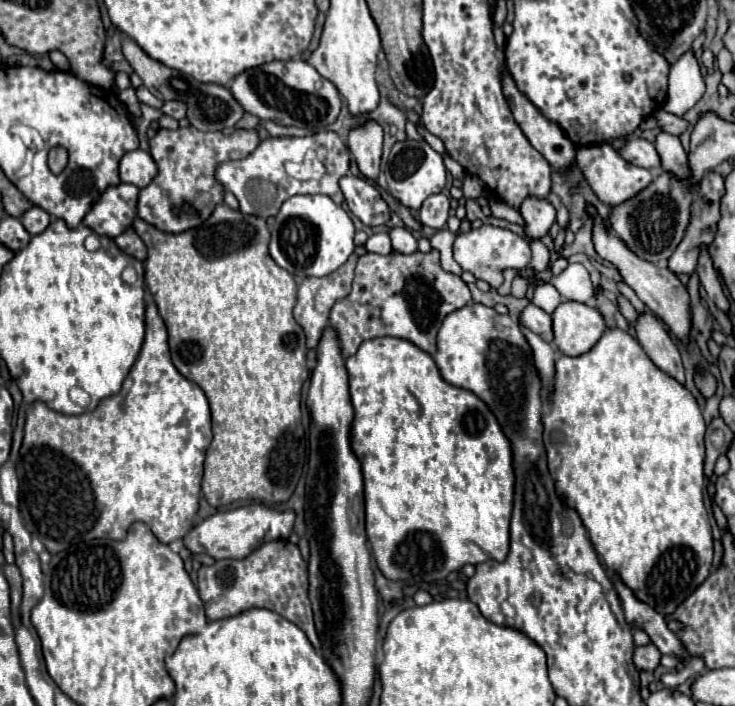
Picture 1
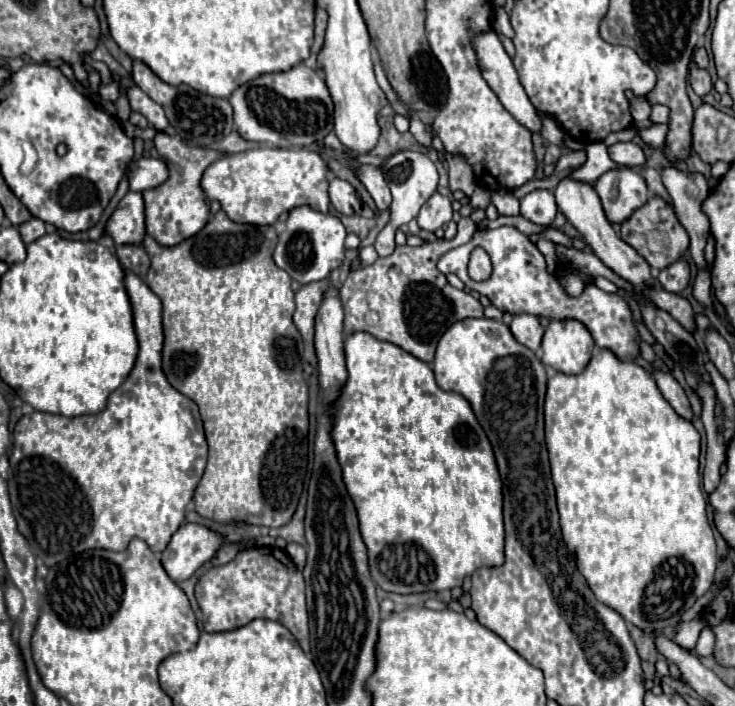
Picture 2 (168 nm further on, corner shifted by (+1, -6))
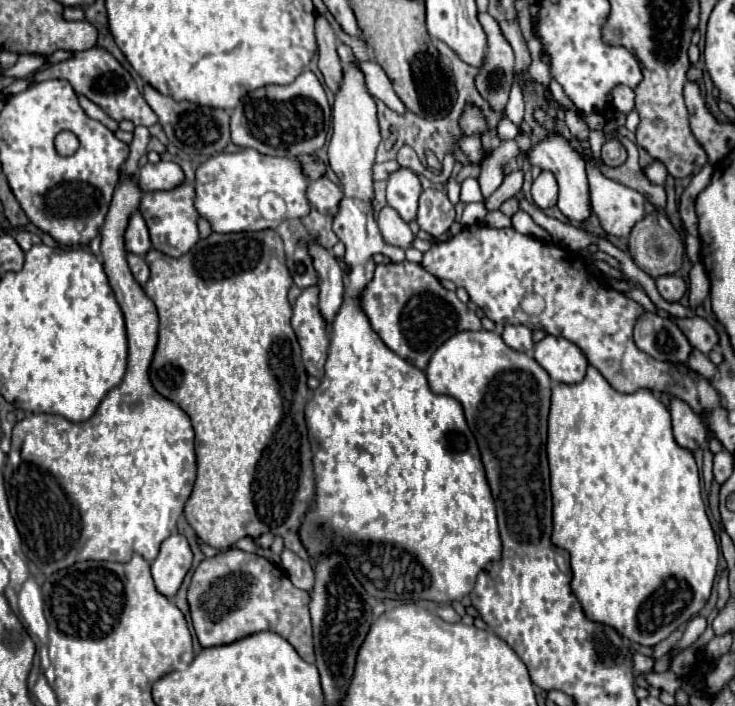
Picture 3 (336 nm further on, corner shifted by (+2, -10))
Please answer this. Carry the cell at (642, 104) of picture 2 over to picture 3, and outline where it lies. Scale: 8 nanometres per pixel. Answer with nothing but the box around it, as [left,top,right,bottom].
[612,84,634,114]

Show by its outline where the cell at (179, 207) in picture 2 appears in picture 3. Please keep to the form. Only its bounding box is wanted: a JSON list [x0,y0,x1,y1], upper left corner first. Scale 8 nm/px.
[140,184,198,258]

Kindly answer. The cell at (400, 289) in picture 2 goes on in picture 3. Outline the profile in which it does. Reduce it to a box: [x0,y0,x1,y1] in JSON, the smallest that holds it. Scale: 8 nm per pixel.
[362,260,482,370]

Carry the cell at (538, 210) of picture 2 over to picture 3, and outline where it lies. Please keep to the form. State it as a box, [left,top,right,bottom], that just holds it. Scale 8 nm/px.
[532,170,558,210]

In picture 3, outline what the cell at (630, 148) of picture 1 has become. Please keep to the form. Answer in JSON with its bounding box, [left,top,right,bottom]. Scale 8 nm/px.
[602,138,626,166]

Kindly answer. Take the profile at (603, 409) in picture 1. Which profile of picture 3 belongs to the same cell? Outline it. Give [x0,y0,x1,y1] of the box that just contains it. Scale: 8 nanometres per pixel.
[548,368,718,646]

